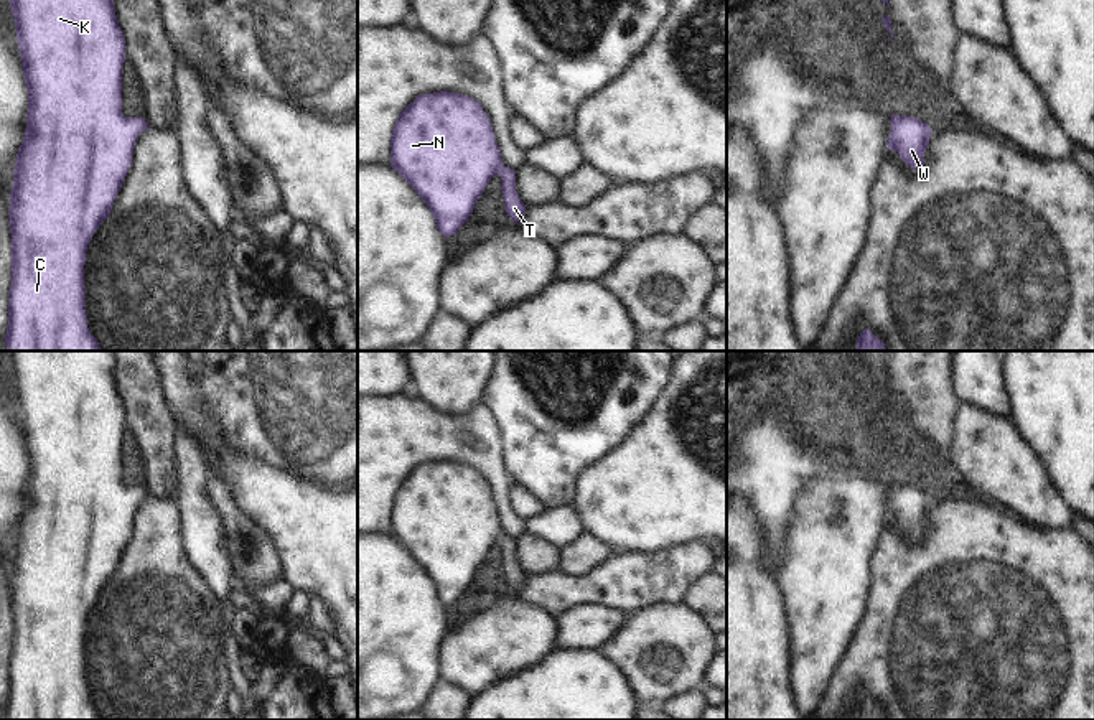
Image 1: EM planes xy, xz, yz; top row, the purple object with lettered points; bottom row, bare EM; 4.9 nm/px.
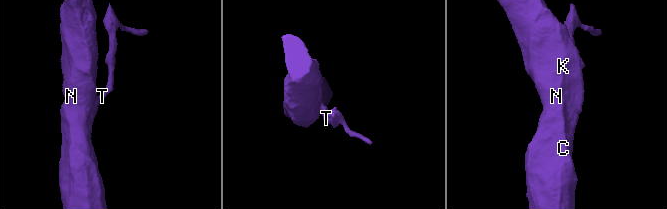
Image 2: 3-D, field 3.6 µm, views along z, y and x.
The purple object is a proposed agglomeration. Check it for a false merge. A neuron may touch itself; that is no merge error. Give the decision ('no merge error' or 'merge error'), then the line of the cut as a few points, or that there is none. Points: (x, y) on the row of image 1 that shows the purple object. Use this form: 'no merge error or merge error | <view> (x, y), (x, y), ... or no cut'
no merge error | no cut

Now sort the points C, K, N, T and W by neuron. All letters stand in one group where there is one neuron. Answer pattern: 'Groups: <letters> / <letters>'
Groups: C K N T W.

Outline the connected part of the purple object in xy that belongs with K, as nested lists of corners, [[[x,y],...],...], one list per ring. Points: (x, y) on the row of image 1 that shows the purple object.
[[[10,0],[28,91],[23,142],[16,153],[8,221],[12,232],[12,285],[7,351],[102,351],[87,328],[84,265],[87,245],[109,219],[132,165],[137,138],[148,124],[122,114],[125,38],[114,0]]]

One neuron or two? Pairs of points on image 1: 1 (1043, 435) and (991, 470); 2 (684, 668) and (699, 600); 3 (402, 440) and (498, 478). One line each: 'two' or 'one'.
1: two
2: two
3: one

